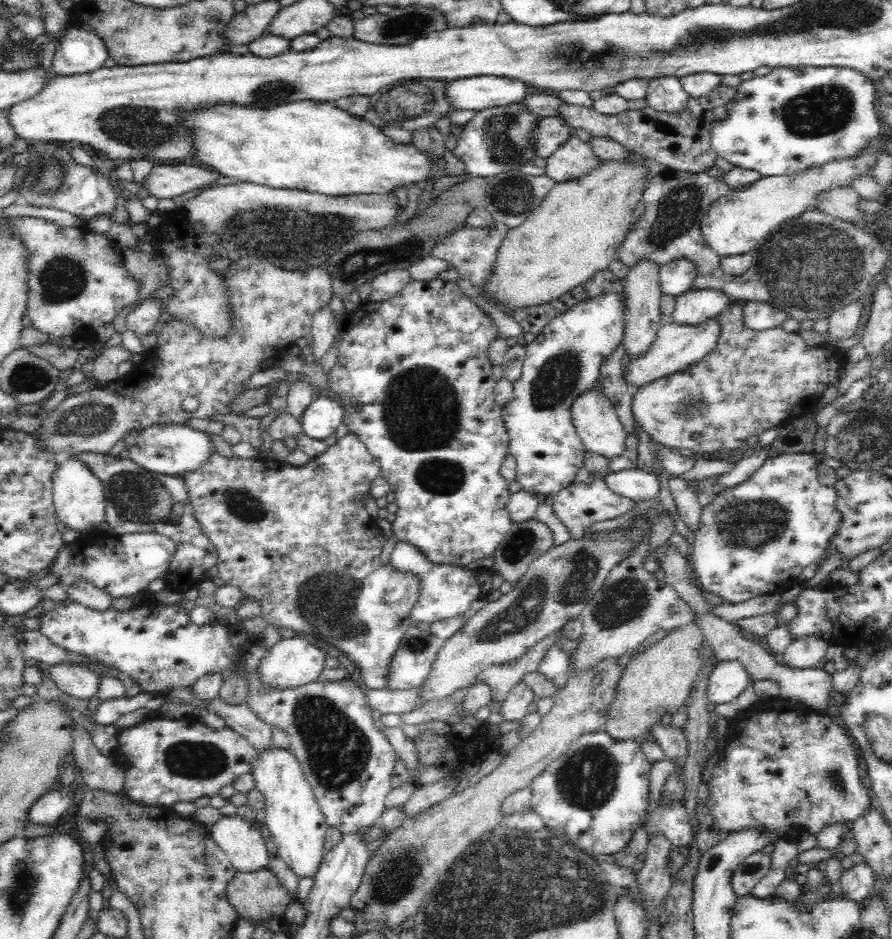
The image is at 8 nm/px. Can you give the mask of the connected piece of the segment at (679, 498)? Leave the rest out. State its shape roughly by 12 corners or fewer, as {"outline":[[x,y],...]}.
{"outline":[[670,475],[679,518],[694,534],[703,508],[688,481]]}

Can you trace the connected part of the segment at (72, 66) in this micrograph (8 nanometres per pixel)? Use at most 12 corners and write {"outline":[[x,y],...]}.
{"outline":[[68,26],[56,45],[51,74],[104,67],[104,41]]}

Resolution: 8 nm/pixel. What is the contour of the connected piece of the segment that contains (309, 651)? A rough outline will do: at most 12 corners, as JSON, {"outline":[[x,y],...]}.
{"outline":[[296,635],[280,639],[259,662],[268,688],[315,682],[326,653]]}

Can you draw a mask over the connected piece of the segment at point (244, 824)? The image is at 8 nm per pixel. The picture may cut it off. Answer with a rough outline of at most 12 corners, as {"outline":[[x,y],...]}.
{"outline":[[222,815],[208,829],[237,871],[267,867],[258,824]]}

